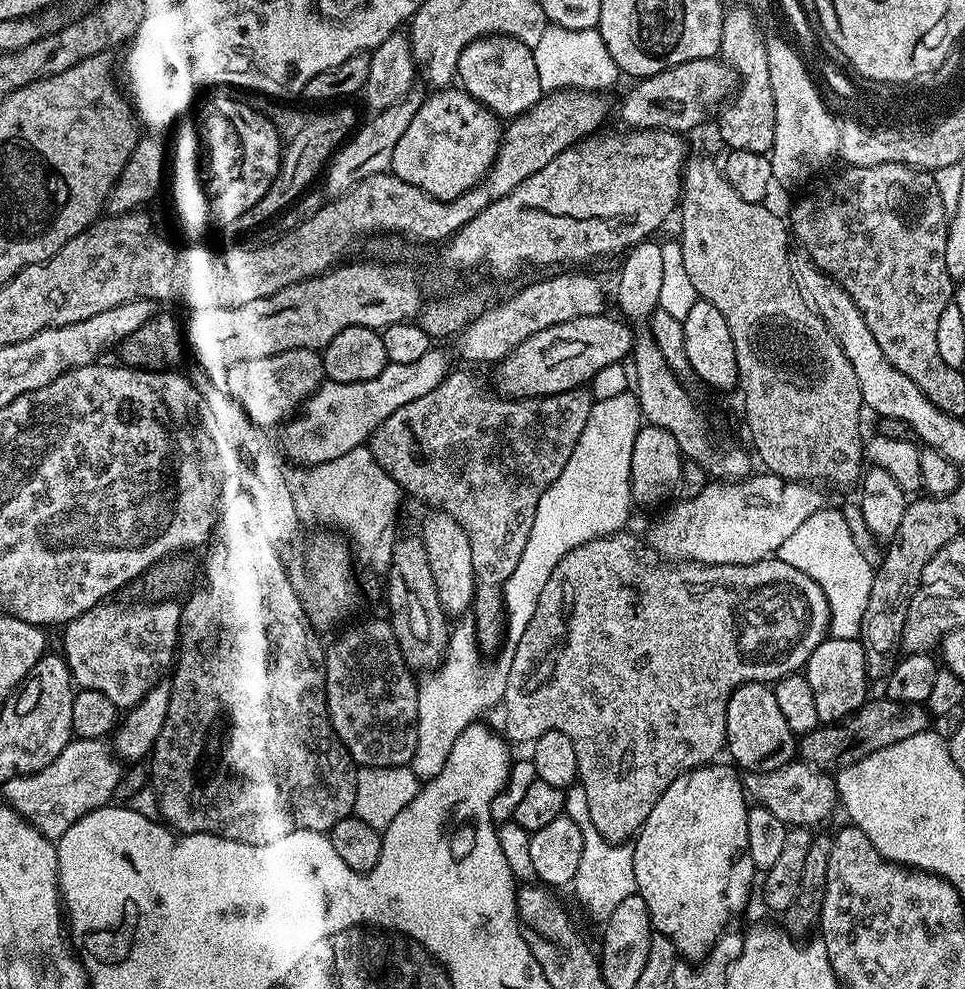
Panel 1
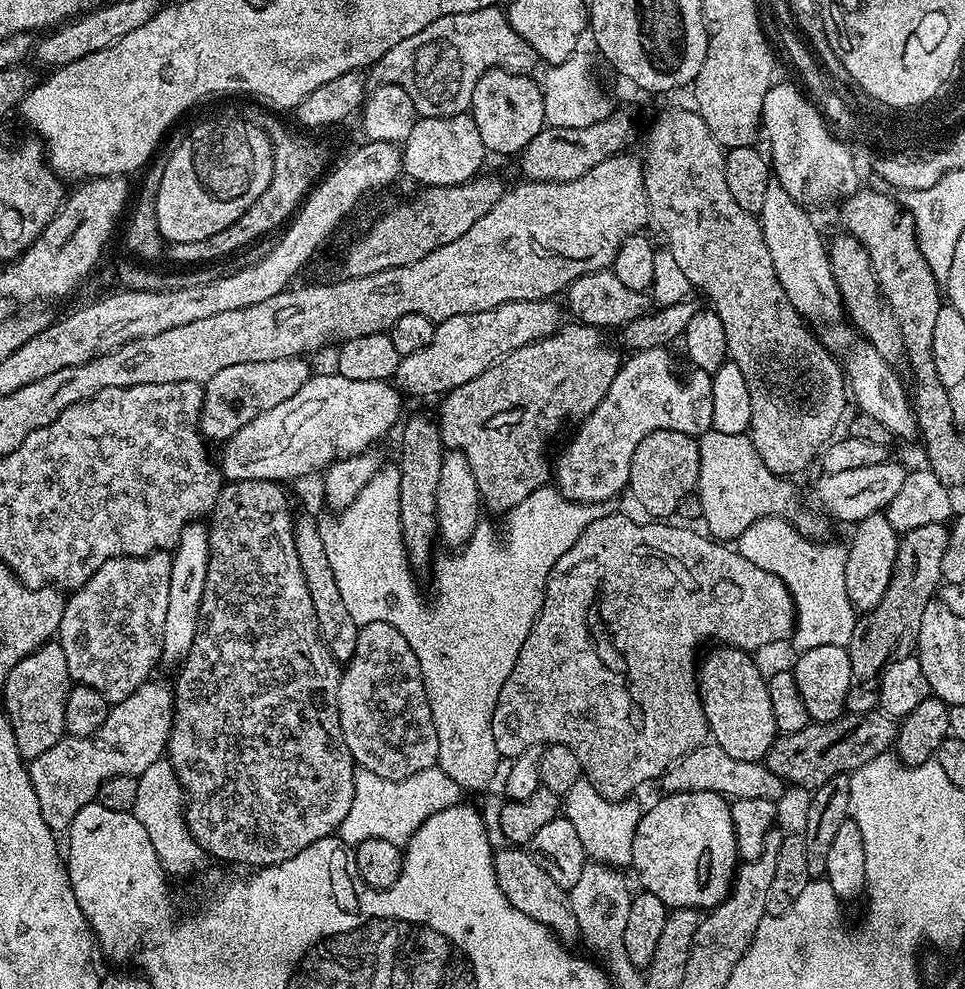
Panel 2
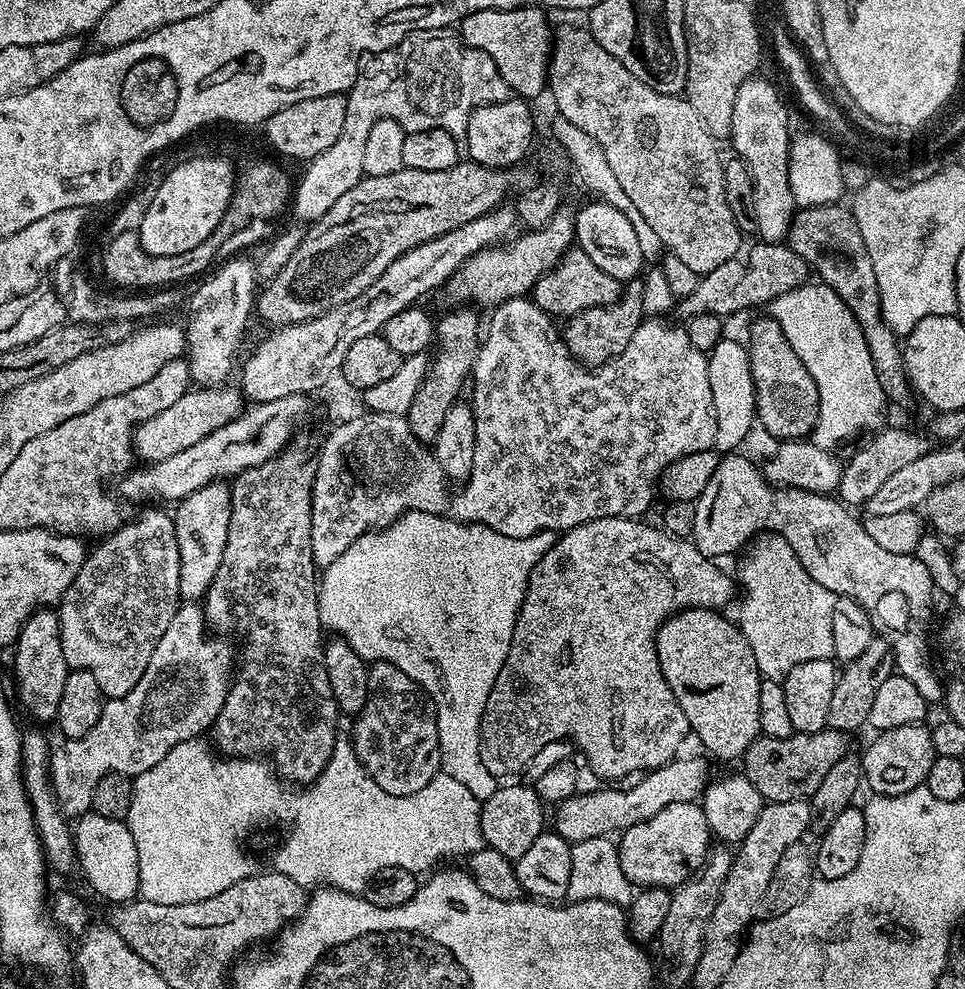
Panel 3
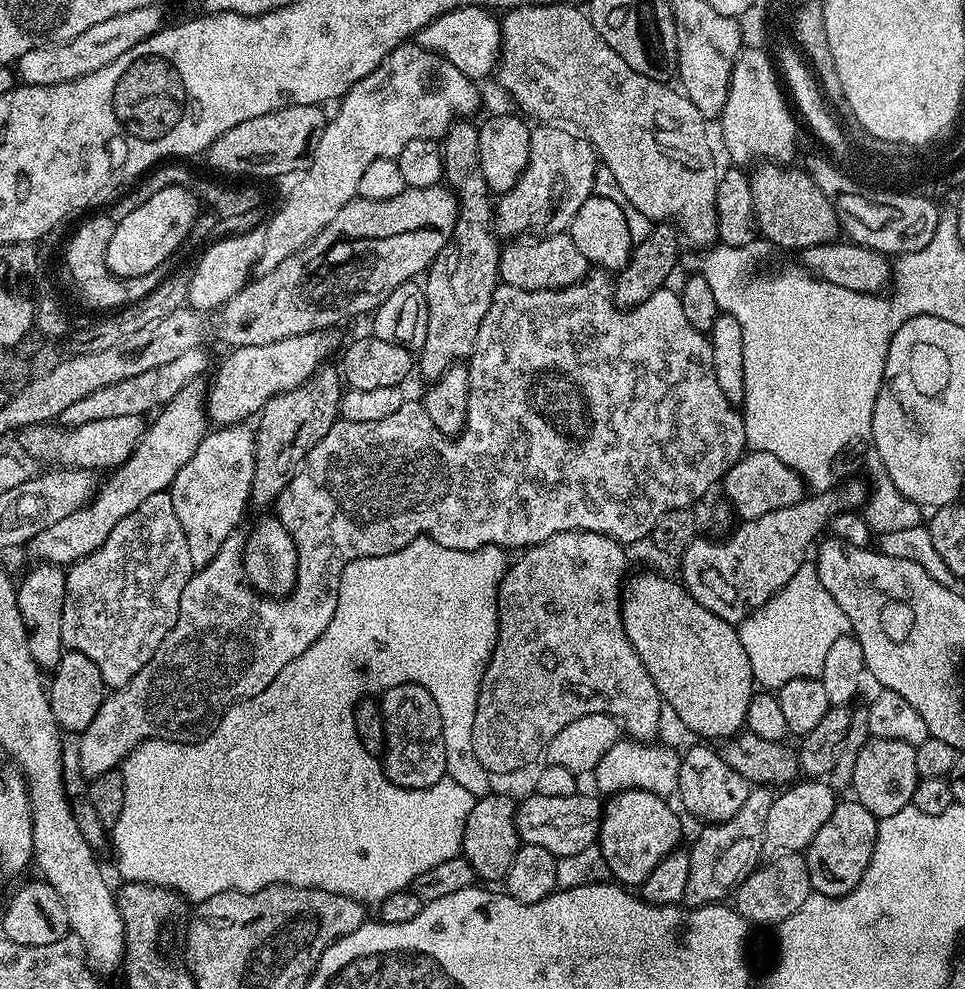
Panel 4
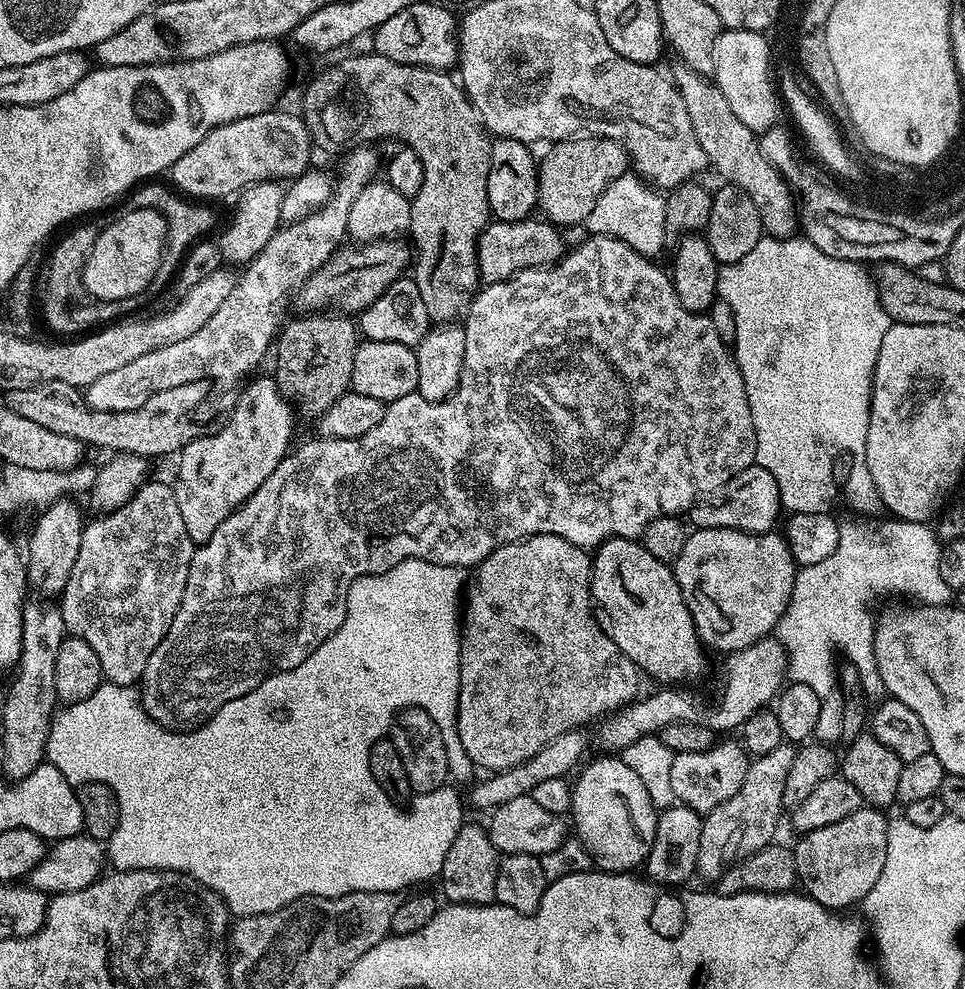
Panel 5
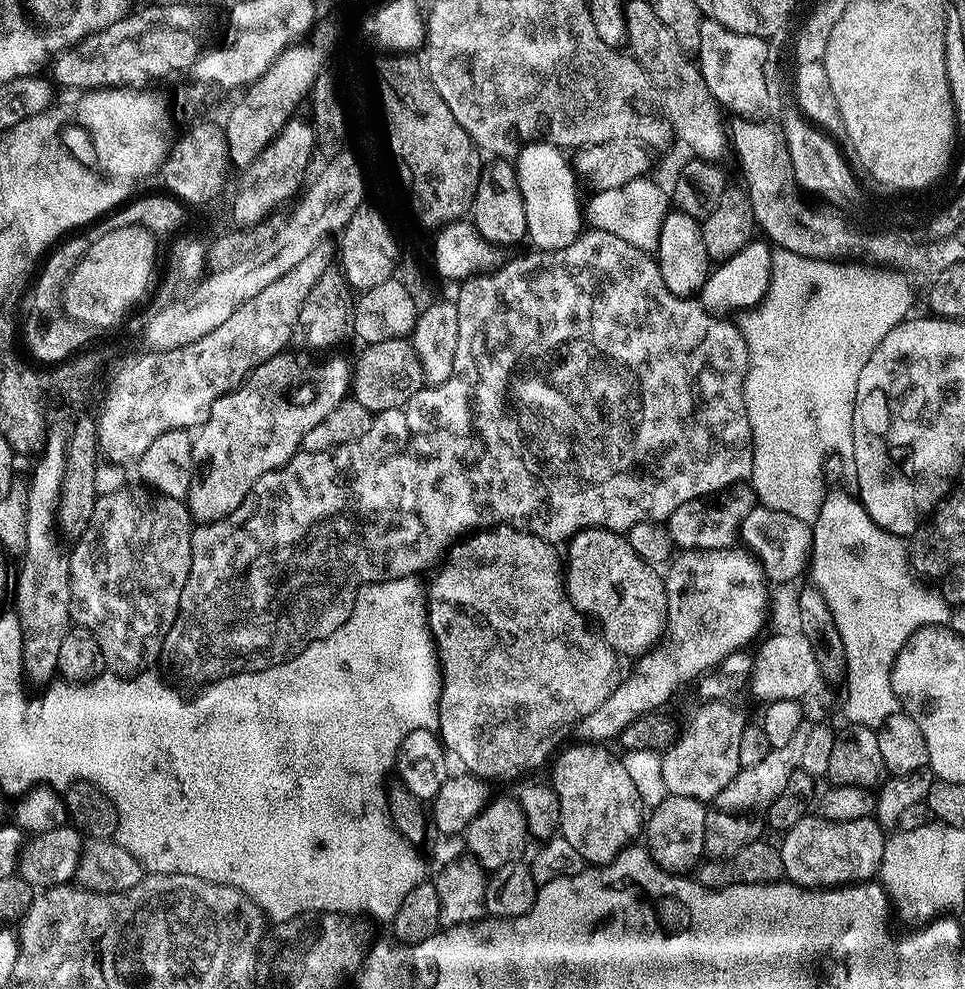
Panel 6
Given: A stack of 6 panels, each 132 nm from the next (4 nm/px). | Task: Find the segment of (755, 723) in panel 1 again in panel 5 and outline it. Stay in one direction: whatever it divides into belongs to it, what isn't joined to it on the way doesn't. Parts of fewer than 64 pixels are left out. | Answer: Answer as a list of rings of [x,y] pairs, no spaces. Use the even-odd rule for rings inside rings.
[[[615,536],[595,549],[591,594],[599,611],[600,608],[604,611],[603,619],[612,641],[645,677],[653,676],[664,686],[680,686],[703,674],[706,648],[696,631],[675,571],[654,558],[643,543]]]

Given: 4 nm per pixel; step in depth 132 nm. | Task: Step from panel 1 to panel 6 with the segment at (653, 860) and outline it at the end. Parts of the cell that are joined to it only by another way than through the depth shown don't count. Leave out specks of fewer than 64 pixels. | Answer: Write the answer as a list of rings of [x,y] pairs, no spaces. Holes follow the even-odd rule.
[[[575,742],[556,761],[552,764],[552,780],[550,779],[550,787],[556,792],[558,798],[558,810],[560,811],[560,830],[559,835],[566,838],[566,842],[570,842],[570,846],[574,846],[574,850],[578,850],[578,854],[582,854],[582,858],[589,865],[599,866],[601,864],[611,864],[612,859],[617,856],[622,849],[629,847],[633,843],[632,840],[636,835],[641,835],[642,825],[646,820],[646,812],[642,807],[640,799],[638,798],[638,790],[634,790],[634,782],[630,779],[630,774],[626,774],[626,766],[624,765],[623,759],[619,755],[615,756],[611,752],[611,747],[601,746],[596,742]]]

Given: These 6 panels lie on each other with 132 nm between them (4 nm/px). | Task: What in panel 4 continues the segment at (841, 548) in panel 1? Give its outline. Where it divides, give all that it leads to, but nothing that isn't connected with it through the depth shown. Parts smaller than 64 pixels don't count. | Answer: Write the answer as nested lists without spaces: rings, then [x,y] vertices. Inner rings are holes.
[[[805,562],[798,574],[790,578],[790,582],[786,582],[786,586],[782,586],[780,592],[774,593],[761,608],[749,614],[738,625],[746,658],[750,658],[753,681],[764,690],[778,690],[794,678],[819,677],[830,646],[845,636],[849,628],[846,614],[842,614],[842,606],[838,606],[838,602],[830,598],[830,590],[822,586],[816,573],[816,565],[812,562]]]

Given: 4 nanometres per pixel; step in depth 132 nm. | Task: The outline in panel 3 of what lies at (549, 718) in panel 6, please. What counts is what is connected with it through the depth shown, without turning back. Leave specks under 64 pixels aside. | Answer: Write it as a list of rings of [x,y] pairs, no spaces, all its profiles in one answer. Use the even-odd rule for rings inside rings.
[[[615,516],[614,518],[598,518],[586,522],[577,528],[570,528],[563,533],[547,552],[534,566],[534,570],[528,579],[528,589],[524,595],[524,601],[520,607],[520,613],[514,626],[514,638],[510,642],[510,654],[506,654],[506,662],[490,690],[490,698],[486,698],[486,710],[482,714],[480,726],[480,744],[483,765],[490,774],[497,778],[512,778],[515,774],[523,773],[524,767],[546,746],[546,742],[555,740],[569,740],[585,756],[587,767],[595,772],[604,782],[620,782],[623,776],[635,777],[660,768],[663,764],[669,764],[677,757],[680,743],[684,735],[689,735],[690,729],[686,722],[686,714],[682,714],[682,706],[674,698],[670,686],[660,669],[658,654],[656,653],[656,632],[660,625],[667,622],[668,617],[676,612],[687,608],[710,608],[713,610],[723,609],[723,604],[732,600],[732,580],[719,568],[715,559],[703,556],[696,549],[691,539],[679,540],[665,532],[663,527],[651,528],[640,518]]]

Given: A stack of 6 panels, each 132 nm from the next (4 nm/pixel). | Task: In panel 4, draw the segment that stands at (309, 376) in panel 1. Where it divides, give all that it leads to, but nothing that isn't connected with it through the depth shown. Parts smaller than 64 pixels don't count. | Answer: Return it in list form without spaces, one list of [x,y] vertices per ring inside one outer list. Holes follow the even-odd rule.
[[[122,414],[118,418],[98,418],[94,422],[77,424],[71,430],[64,426],[55,428],[56,426],[55,423],[49,422],[21,428],[18,432],[21,448],[19,451],[25,457],[33,456],[36,460],[49,460],[52,463],[49,465],[52,466],[111,470],[117,468],[119,464],[125,464],[130,454],[134,454],[137,442],[144,436],[146,420],[144,416]]]

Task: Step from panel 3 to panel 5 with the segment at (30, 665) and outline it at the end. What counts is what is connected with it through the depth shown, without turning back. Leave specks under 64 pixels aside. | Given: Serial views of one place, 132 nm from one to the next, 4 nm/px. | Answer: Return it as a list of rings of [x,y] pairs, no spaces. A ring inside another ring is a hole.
[[[61,498],[48,505],[39,513],[36,525],[28,536],[28,552],[26,548],[26,567],[28,583],[33,593],[44,598],[56,598],[63,593],[66,582],[70,578],[70,570],[74,570],[74,562],[78,558],[78,546],[82,546],[82,533],[86,516],[80,513],[77,501],[72,498]]]

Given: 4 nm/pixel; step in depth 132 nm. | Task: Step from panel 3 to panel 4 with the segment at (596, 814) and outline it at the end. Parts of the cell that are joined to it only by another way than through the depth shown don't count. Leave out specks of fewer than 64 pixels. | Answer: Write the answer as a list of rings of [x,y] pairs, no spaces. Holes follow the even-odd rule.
[[[529,794],[524,801],[521,799],[516,810],[516,829],[521,841],[530,846],[542,846],[542,850],[550,850],[550,854],[558,858],[578,854],[578,850],[586,850],[586,846],[596,844],[600,834],[602,804],[595,800],[595,795],[592,796],[577,794],[570,798],[546,798]]]

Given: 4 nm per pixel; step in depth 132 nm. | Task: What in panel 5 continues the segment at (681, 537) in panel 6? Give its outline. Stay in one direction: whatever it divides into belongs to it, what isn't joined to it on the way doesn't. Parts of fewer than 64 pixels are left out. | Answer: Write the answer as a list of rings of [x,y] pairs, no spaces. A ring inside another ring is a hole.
[[[756,463],[751,464],[746,470],[734,474],[734,478],[730,478],[730,482],[718,490],[700,497],[690,509],[691,516],[691,523],[696,528],[729,528],[739,532],[773,531],[782,516],[778,484],[768,470]]]

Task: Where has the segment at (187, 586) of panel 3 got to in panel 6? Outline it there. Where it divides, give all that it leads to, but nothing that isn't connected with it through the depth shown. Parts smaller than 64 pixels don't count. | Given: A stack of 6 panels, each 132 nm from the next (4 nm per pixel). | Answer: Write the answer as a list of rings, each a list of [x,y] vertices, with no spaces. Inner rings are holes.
[[[292,350],[279,352],[274,358],[262,362],[240,384],[211,407],[210,418],[193,437],[192,460],[197,472],[196,481],[188,492],[186,503],[193,521],[212,524],[215,520],[226,518],[250,494],[254,482],[262,474],[270,474],[280,468],[291,456],[301,451],[304,435],[310,426],[318,426],[338,402],[349,395],[352,386],[353,365],[340,356],[328,356],[325,360],[299,360]]]

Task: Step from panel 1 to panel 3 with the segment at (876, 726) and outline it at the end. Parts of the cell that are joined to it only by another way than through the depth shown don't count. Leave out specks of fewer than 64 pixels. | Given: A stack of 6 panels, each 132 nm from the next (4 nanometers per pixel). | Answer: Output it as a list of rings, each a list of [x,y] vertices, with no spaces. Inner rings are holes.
[[[823,728],[814,734],[793,732],[786,738],[770,738],[759,735],[744,752],[742,774],[754,782],[754,790],[762,794],[766,802],[790,802],[810,798],[822,778],[844,756],[849,755],[849,733],[839,732],[837,728]]]

